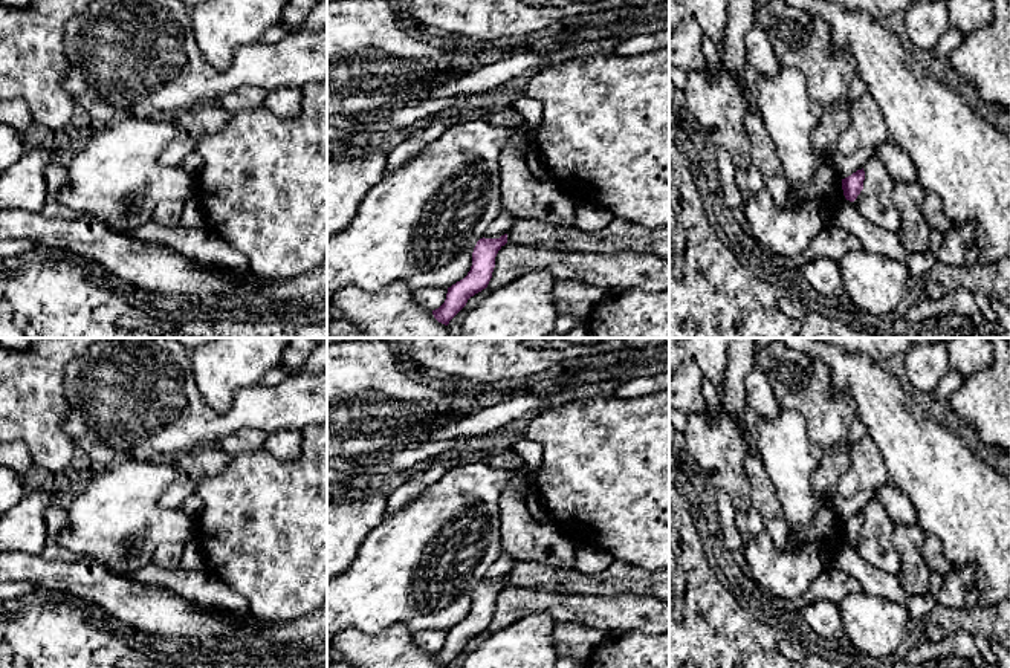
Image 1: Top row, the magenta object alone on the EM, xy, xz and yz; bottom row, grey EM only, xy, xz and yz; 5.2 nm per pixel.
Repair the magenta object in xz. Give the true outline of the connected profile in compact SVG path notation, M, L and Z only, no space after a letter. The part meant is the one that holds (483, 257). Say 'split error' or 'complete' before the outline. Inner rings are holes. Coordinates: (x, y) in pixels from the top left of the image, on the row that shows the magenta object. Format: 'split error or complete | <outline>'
complete | M507 234L500 238L480 238L472 252L472 266L468 275L448 287L445 303L432 310L434 318L448 326L466 306L468 300L487 287L495 268L498 251L507 243Z

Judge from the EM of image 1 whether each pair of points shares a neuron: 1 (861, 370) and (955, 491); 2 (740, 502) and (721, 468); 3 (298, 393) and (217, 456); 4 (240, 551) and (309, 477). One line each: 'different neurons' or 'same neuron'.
1: same neuron
2: same neuron
3: different neurons
4: same neuron

